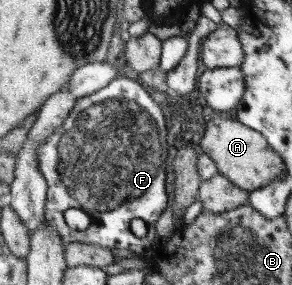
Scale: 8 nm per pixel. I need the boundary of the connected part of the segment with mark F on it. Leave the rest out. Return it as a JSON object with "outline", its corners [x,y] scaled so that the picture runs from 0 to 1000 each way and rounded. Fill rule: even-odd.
{"outline":[[[404,267],[404,274],[377,288],[370,302],[336,312],[329,323],[288,337],[288,344],[274,344],[253,379],[240,386],[236,414],[219,428],[219,439],[199,446],[199,456],[192,456],[185,470],[171,470],[171,484],[137,512],[137,526],[130,526],[130,579],[137,579],[137,600],[144,600],[144,614],[158,621],[158,639],[164,642],[161,716],[147,786],[158,789],[158,804],[199,804],[226,856],[336,856],[373,874],[432,870],[459,881],[466,891],[503,884],[527,863],[534,818],[541,818],[534,782],[541,782],[562,740],[575,733],[575,716],[582,716],[582,688],[575,688],[575,667],[568,667],[568,589],[575,589],[568,554],[575,554],[575,456],[568,456],[568,407],[562,407],[555,372],[534,365],[534,358],[521,351],[521,337],[507,330],[507,316],[493,316],[473,288],[425,267]],[[240,730],[271,730],[305,754],[312,782],[295,804],[247,807],[247,800],[233,793],[233,779],[226,779],[226,765],[219,765],[219,744],[240,737]],[[459,765],[479,765],[503,786],[507,818],[493,835],[473,835],[473,828],[452,814],[452,793],[445,793],[442,779],[452,779]]]}

